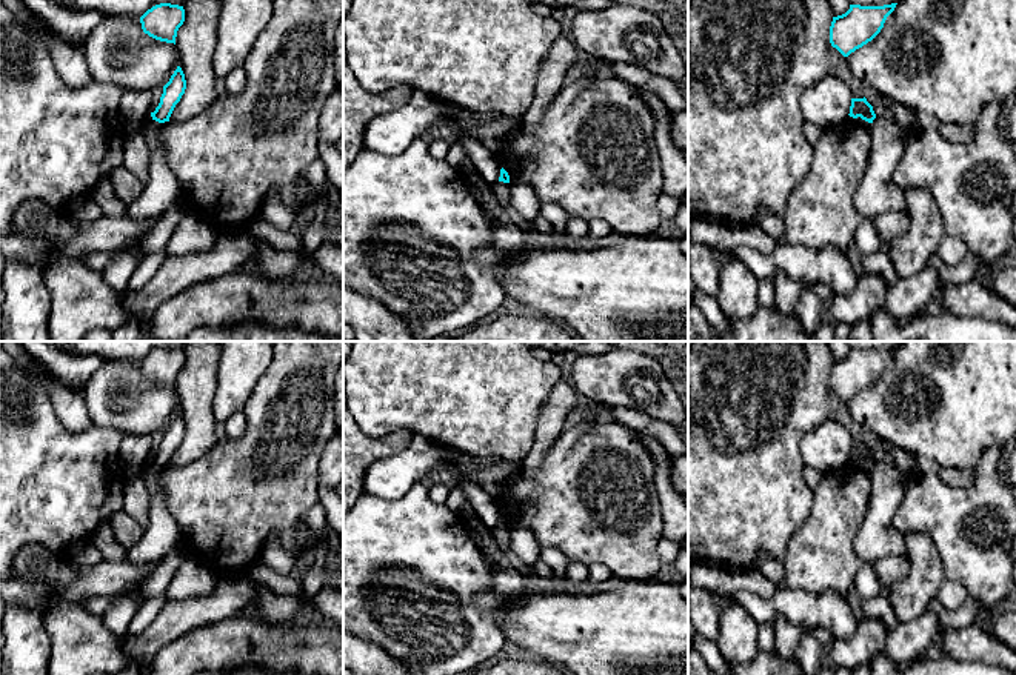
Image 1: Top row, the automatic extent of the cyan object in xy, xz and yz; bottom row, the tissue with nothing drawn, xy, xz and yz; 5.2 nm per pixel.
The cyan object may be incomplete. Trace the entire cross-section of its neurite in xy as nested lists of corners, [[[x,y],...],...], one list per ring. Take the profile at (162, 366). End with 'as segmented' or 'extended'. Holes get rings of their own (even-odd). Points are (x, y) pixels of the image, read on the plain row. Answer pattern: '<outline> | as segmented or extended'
[[[160,347],[148,354],[142,361],[142,374],[149,381],[174,387],[179,372],[185,366],[185,354],[179,349]]] | as segmented

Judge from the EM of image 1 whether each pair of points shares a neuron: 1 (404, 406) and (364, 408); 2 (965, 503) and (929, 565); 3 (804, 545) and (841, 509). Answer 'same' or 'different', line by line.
1: same
2: different
3: same

